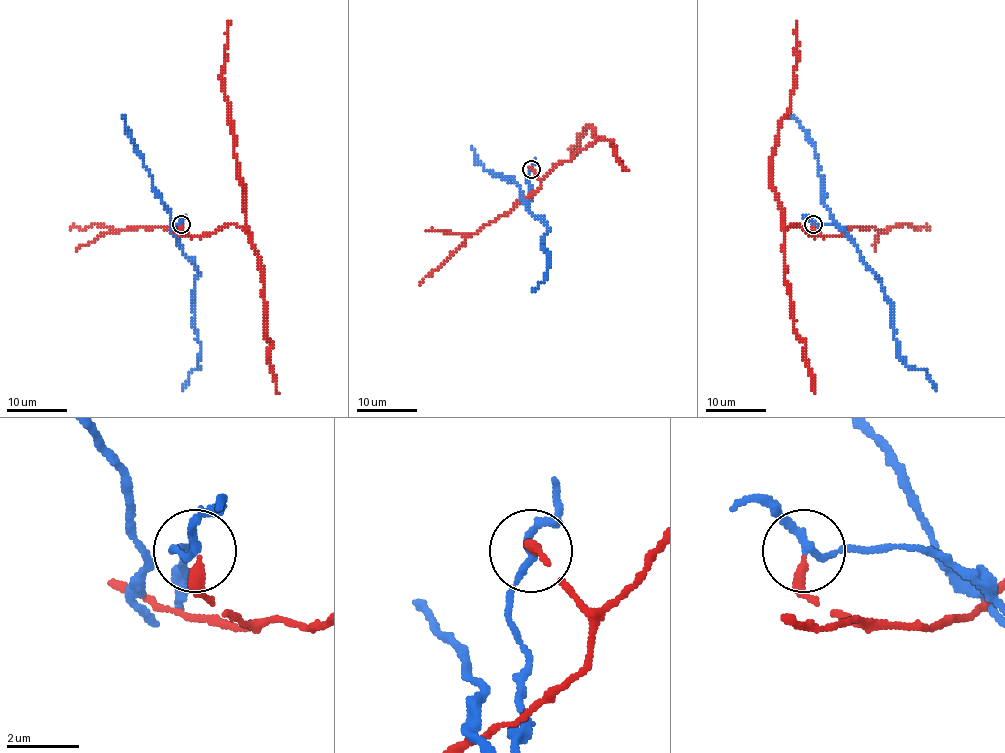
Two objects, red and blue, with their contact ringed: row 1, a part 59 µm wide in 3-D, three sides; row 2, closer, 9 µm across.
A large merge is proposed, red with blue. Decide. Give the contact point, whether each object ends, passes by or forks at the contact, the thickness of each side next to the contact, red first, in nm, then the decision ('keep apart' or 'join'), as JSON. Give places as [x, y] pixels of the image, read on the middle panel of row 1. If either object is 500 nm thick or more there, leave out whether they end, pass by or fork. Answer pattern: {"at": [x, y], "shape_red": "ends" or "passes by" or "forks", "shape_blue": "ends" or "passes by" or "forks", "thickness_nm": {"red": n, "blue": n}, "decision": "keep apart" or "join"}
{"at": [531, 169], "shape_red": "ends", "shape_blue": "passes by", "thickness_nm": {"red": 280, "blue": 180}, "decision": "keep apart"}

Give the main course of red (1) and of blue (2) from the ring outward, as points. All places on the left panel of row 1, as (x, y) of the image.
1: (181, 225), (183, 232), (204, 237), (227, 225), (245, 226), (245, 188), (224, 90), (222, 67), (230, 22)
2: (181, 225), (177, 225), (177, 241), (198, 274), (194, 327), (201, 355), (181, 389)

